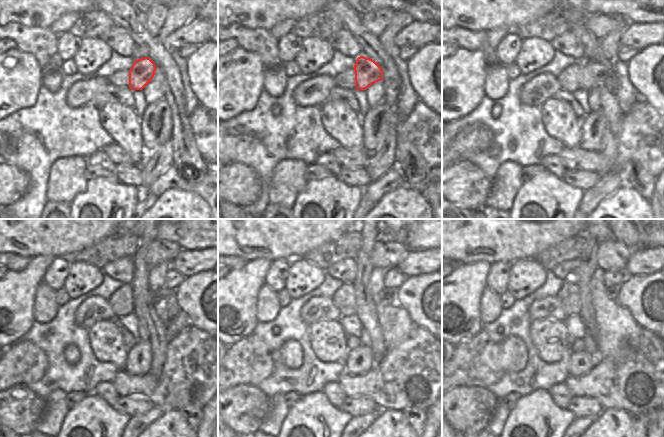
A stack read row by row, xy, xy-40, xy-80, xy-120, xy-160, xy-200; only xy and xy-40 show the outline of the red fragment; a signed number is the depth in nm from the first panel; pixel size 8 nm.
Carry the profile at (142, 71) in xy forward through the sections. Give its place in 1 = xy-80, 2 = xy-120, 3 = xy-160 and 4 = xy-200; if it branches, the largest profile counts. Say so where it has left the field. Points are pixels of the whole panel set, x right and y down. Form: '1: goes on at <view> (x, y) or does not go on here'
1: goes on at xy-80 (593, 74)
2: goes on at xy-120 (161, 296)
3: goes on at xy-160 (388, 295)
4: goes on at xy-200 (612, 293)

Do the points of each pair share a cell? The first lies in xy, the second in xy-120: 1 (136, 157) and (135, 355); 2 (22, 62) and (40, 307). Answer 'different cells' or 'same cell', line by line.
1: different cells
2: different cells

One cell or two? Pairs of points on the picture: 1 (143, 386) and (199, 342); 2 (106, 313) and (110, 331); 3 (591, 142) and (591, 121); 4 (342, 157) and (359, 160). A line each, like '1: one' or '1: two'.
1: one
2: two
3: one
4: one

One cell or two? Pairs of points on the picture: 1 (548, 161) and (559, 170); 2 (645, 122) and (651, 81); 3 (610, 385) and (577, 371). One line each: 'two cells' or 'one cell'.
1: one cell
2: two cells
3: two cells

